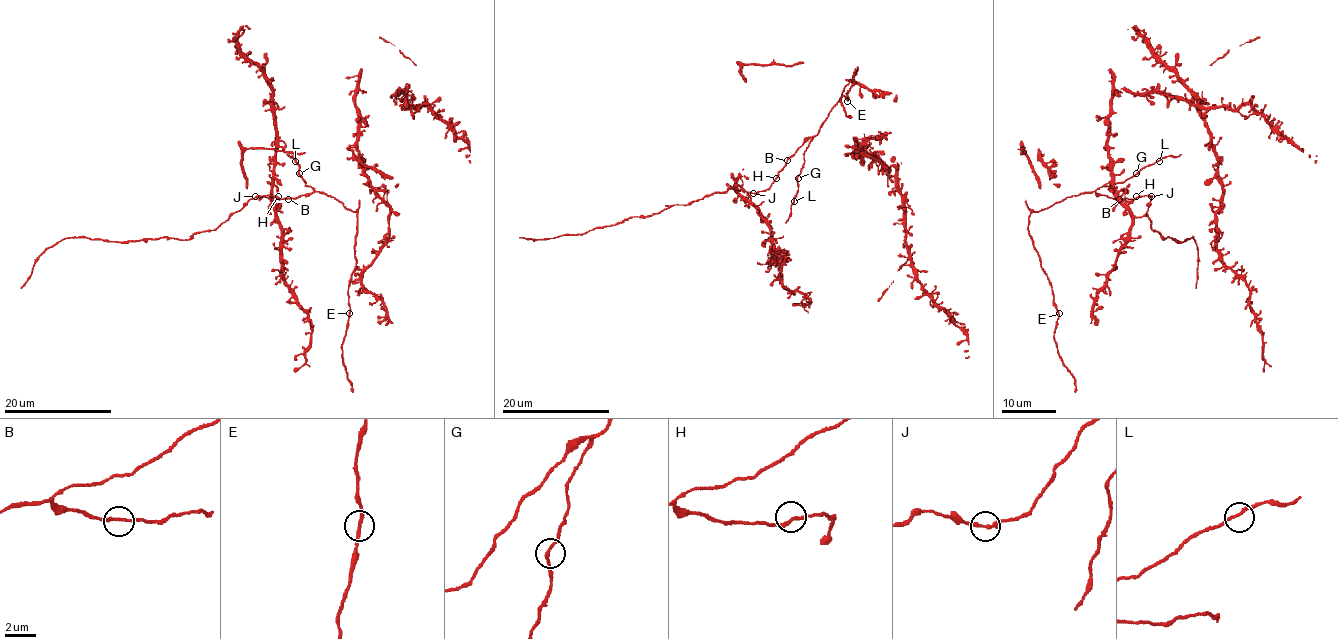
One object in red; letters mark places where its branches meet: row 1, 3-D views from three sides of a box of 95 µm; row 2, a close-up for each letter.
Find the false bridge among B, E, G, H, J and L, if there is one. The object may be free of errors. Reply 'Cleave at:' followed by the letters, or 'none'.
Cleave at: none

